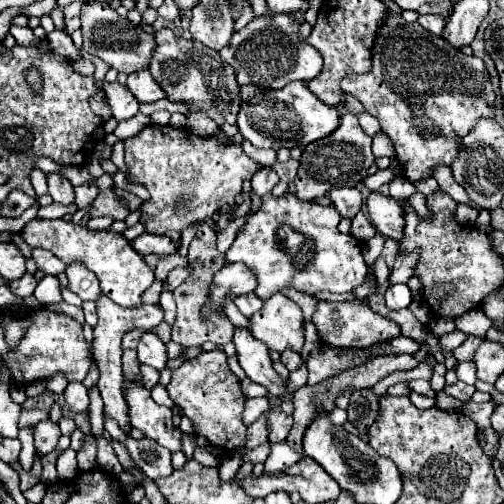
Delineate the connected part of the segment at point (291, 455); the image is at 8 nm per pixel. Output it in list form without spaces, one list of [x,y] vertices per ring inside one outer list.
[[[282,442],[282,444],[272,444],[272,452],[270,452],[268,460],[264,462],[266,472],[272,474],[272,472],[286,470],[286,468],[290,468],[292,464],[296,464],[302,456],[304,456],[304,454],[296,454],[296,450],[292,450],[286,442]]]

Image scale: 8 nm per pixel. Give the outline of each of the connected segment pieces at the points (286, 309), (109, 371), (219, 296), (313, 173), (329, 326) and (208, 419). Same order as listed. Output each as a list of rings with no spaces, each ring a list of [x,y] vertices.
[[[272,294],[272,298],[264,300],[264,306],[252,314],[250,334],[264,342],[270,350],[286,350],[292,348],[296,352],[304,346],[304,330],[302,330],[302,310],[296,302],[286,298],[284,294]]]
[[[98,298],[96,302],[98,306],[98,324],[94,328],[94,358],[96,358],[96,364],[100,368],[100,380],[98,380],[98,390],[102,394],[102,400],[104,400],[104,414],[106,416],[112,416],[114,420],[118,420],[120,428],[124,432],[130,432],[130,420],[128,420],[128,406],[126,406],[126,400],[122,396],[122,386],[124,386],[124,378],[122,378],[122,364],[120,364],[120,358],[122,358],[122,336],[132,330],[132,328],[144,328],[144,330],[150,330],[154,326],[158,326],[162,320],[164,320],[164,314],[162,314],[162,308],[160,306],[146,306],[146,304],[140,304],[136,308],[124,308],[124,306],[116,306],[110,298]]]
[[[226,264],[216,276],[214,276],[214,282],[212,282],[212,312],[218,312],[218,314],[224,314],[224,300],[226,298],[236,298],[240,294],[248,294],[256,288],[256,276],[252,274],[252,270],[248,270],[248,266],[244,264]]]
[[[346,114],[338,130],[334,130],[328,138],[322,138],[320,142],[312,142],[304,148],[300,158],[302,164],[298,168],[300,178],[294,180],[296,196],[300,200],[312,200],[318,196],[326,196],[336,186],[350,186],[350,188],[358,186],[368,176],[368,168],[374,162],[370,144],[372,144],[372,138],[360,128],[358,118],[352,114]]]
[[[318,302],[316,312],[312,314],[312,322],[318,328],[320,340],[332,348],[342,350],[368,350],[374,344],[392,340],[400,336],[400,326],[376,312],[372,312],[364,302]]]
[[[222,350],[200,352],[196,358],[186,360],[172,372],[172,380],[166,386],[172,402],[182,408],[194,424],[198,436],[206,436],[216,448],[236,450],[246,442],[246,426],[242,424],[242,412],[246,396],[240,388],[240,380],[228,368],[228,358]]]

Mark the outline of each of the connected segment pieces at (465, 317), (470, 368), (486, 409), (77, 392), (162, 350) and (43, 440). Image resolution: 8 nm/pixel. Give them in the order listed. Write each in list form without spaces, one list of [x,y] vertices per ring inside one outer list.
[[[472,308],[470,312],[458,316],[454,322],[458,330],[462,330],[468,336],[476,336],[476,338],[486,338],[486,332],[492,326],[492,320],[488,320],[482,308]]]
[[[458,362],[458,366],[456,366],[456,376],[458,376],[460,382],[474,384],[474,382],[476,382],[476,368],[474,368],[474,362]]]
[[[465,403],[461,412],[473,420],[479,430],[490,427],[490,417],[494,411],[495,403]]]
[[[68,382],[64,390],[64,400],[72,412],[82,412],[88,408],[88,390],[82,382]]]
[[[146,332],[138,344],[138,360],[140,360],[140,364],[148,364],[156,370],[164,370],[166,368],[166,346],[164,346],[164,342],[156,334]]]
[[[42,420],[34,426],[34,442],[36,442],[36,450],[40,454],[48,454],[56,448],[60,438],[60,428],[56,422],[52,420]]]

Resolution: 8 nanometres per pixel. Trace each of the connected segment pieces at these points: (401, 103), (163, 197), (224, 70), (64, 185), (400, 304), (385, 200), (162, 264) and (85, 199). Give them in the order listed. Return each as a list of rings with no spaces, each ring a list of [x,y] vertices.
[[[388,14],[372,48],[372,72],[354,74],[342,80],[342,90],[356,96],[364,108],[380,122],[382,132],[392,140],[396,160],[410,184],[432,176],[434,166],[450,166],[460,150],[464,134],[472,132],[480,118],[494,120],[496,94],[490,74],[480,56],[466,56],[464,52],[448,46],[444,38],[428,34],[420,24],[408,24],[400,14]]]
[[[150,124],[140,134],[124,140],[124,148],[126,148],[126,164],[130,168],[128,180],[146,186],[152,196],[150,202],[142,204],[140,222],[146,226],[148,232],[170,236],[176,244],[180,244],[182,228],[188,228],[196,220],[214,216],[216,210],[222,210],[228,204],[234,204],[236,194],[242,192],[244,178],[252,178],[252,174],[258,170],[258,164],[244,154],[242,146],[230,144],[224,132],[216,132],[210,138],[200,138],[200,136],[192,134],[188,128]]]
[[[164,28],[156,34],[156,50],[150,62],[150,74],[164,88],[168,100],[186,102],[190,112],[204,110],[218,126],[224,122],[236,124],[240,110],[240,86],[236,82],[236,74],[228,62],[220,58],[220,54],[212,48],[196,40],[178,38],[172,30]]]
[[[48,174],[48,194],[56,204],[68,206],[74,198],[74,186],[60,174]]]
[[[392,284],[386,288],[384,296],[386,296],[386,306],[390,310],[408,308],[408,304],[412,302],[412,292],[410,292],[408,284]]]
[[[372,192],[370,198],[366,200],[366,206],[368,206],[370,218],[380,234],[394,238],[394,240],[402,240],[402,236],[404,236],[404,210],[402,210],[400,202],[396,202],[390,196]]]
[[[178,252],[176,254],[170,254],[170,256],[156,256],[156,254],[148,254],[146,256],[146,262],[148,266],[152,268],[156,280],[166,280],[168,272],[172,272],[174,268],[182,268],[182,266],[188,266],[188,258],[180,256]]]
[[[96,184],[76,186],[76,204],[78,204],[78,208],[84,208],[88,202],[94,202],[96,194],[98,194],[98,186]]]

